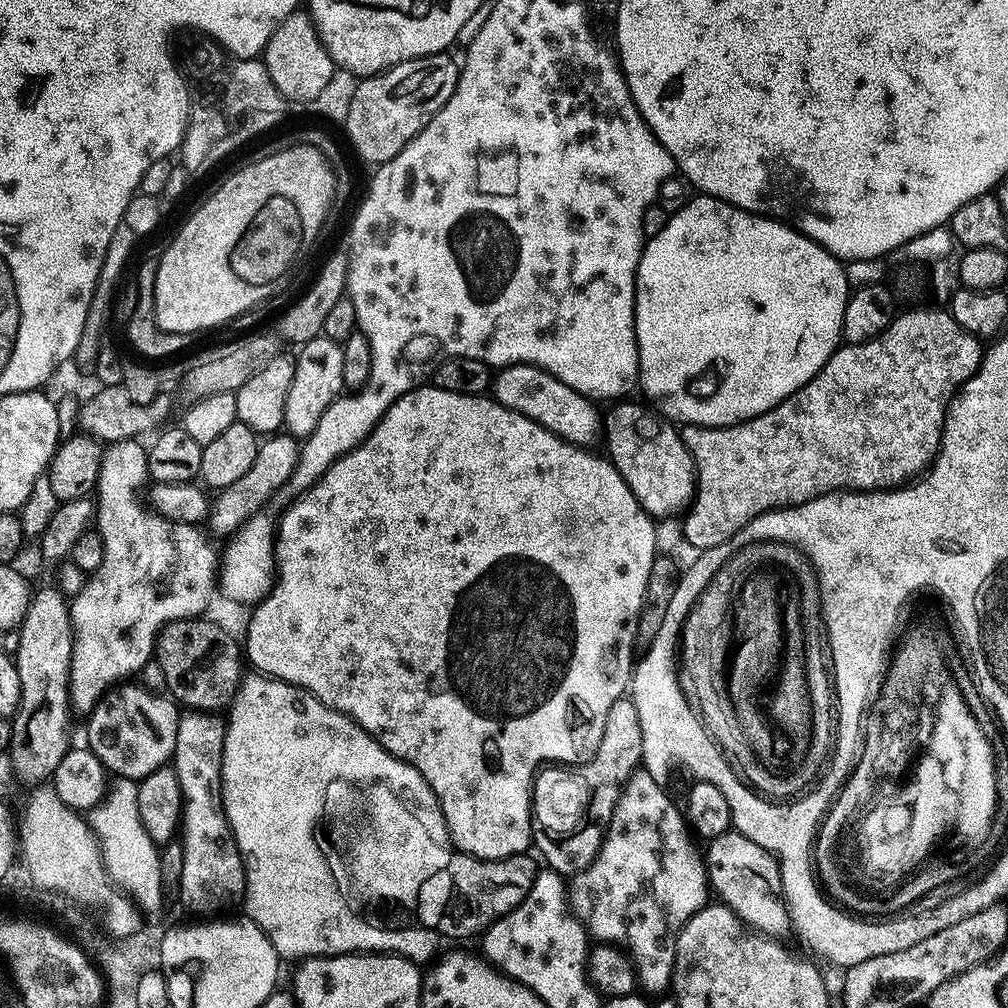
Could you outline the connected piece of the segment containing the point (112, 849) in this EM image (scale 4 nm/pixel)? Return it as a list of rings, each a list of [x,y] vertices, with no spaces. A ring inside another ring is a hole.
[[[119,779],[115,787],[109,789],[107,796],[87,813],[86,819],[100,842],[100,853],[104,858],[104,869],[109,879],[121,884],[123,891],[145,913],[156,912],[164,904],[166,889],[162,878],[162,852],[138,814],[137,781]]]

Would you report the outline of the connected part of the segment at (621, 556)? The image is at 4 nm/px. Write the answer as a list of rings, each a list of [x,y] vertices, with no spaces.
[[[417,386],[411,392],[398,397],[386,410],[386,414],[374,426],[374,430],[354,450],[345,456],[339,456],[326,474],[322,474],[319,481],[312,485],[306,492],[301,492],[296,500],[284,512],[284,517],[279,517],[274,537],[274,557],[276,569],[274,583],[268,595],[251,609],[252,617],[248,620],[248,648],[246,644],[246,660],[252,664],[257,673],[284,680],[299,688],[305,688],[311,696],[317,696],[321,704],[333,708],[343,716],[348,716],[363,732],[373,736],[381,746],[392,756],[404,760],[426,778],[426,782],[434,790],[448,827],[448,839],[455,847],[468,856],[476,856],[479,860],[505,860],[507,856],[518,856],[529,851],[532,844],[532,782],[538,769],[545,762],[555,762],[560,766],[579,766],[594,758],[598,746],[606,730],[606,718],[610,714],[610,706],[618,702],[629,691],[634,680],[634,660],[632,664],[632,651],[638,648],[636,631],[640,625],[640,612],[648,598],[648,583],[650,572],[656,561],[656,528],[653,517],[641,506],[638,498],[626,486],[622,474],[614,467],[612,461],[603,455],[595,456],[588,452],[587,447],[579,444],[569,444],[567,440],[556,436],[550,430],[538,426],[530,418],[518,414],[509,408],[503,408],[495,399],[484,394],[469,394],[466,392],[451,392],[435,386]]]

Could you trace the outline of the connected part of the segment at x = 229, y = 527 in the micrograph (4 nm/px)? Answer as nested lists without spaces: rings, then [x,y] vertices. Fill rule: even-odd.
[[[272,434],[261,443],[258,450],[258,458],[254,458],[254,466],[238,478],[230,487],[223,489],[220,502],[211,507],[210,525],[218,532],[235,534],[240,525],[255,516],[265,507],[264,503],[275,494],[279,488],[283,489],[288,479],[296,470],[296,464],[300,458],[300,447],[297,437],[291,434]]]

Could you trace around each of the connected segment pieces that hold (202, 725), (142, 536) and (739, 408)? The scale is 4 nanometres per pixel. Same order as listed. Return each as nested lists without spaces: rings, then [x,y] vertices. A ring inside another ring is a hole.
[[[191,711],[181,715],[177,726],[177,742],[174,755],[174,767],[178,774],[180,793],[184,796],[182,805],[182,872],[178,897],[192,912],[212,912],[208,914],[228,914],[232,907],[243,905],[244,902],[244,860],[236,845],[236,839],[224,816],[224,804],[220,800],[220,767],[224,753],[225,721],[219,717]]]
[[[139,439],[118,440],[109,443],[103,449],[102,459],[100,462],[100,479],[98,481],[98,493],[100,492],[100,504],[98,500],[98,511],[94,516],[94,524],[98,529],[100,537],[104,542],[104,558],[102,566],[98,566],[96,572],[91,573],[91,576],[84,589],[70,600],[72,610],[72,678],[71,678],[71,703],[77,713],[83,712],[88,714],[92,711],[97,703],[104,696],[109,686],[115,685],[117,682],[123,681],[131,674],[139,673],[140,669],[146,666],[146,662],[153,659],[156,651],[156,640],[160,637],[160,632],[163,631],[164,625],[170,624],[175,620],[190,620],[200,618],[205,615],[204,612],[212,604],[212,595],[218,592],[218,552],[216,556],[216,548],[199,532],[200,528],[195,524],[184,524],[181,520],[172,520],[151,507],[146,506],[140,501],[140,491],[149,483],[148,475],[148,453],[145,445],[140,445]]]
[[[703,194],[693,195],[682,210],[669,215],[666,226],[658,234],[647,237],[644,253],[640,256],[636,271],[636,341],[640,355],[639,387],[653,400],[655,411],[677,425],[700,424],[704,428],[731,428],[755,416],[766,414],[790,398],[806,382],[810,382],[822,370],[822,366],[836,351],[844,330],[844,311],[848,305],[850,283],[845,265],[821,244],[815,244],[809,236],[793,225],[770,216],[757,216],[725,200]]]

